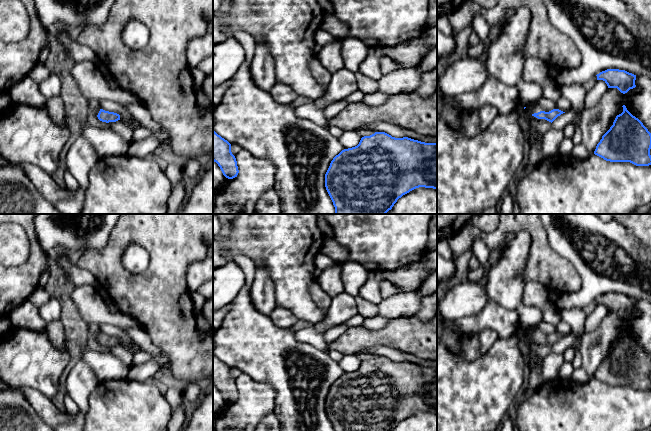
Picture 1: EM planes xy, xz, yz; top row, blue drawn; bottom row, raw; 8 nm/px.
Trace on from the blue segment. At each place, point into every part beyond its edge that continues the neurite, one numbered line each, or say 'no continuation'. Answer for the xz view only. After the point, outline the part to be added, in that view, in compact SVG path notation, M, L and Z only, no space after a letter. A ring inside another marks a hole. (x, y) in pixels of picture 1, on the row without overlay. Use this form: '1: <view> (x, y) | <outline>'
no continuation

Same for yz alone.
1: yz (534, 331) | M538 326L530 327L529 333L524 333L522 338L519 341L519 350L523 358L527 359L527 354L529 352L529 342L532 338L543 335L543 332L538 328Z

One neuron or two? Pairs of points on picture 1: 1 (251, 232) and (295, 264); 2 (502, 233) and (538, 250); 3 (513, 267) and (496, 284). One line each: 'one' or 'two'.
1: one
2: one
3: one

